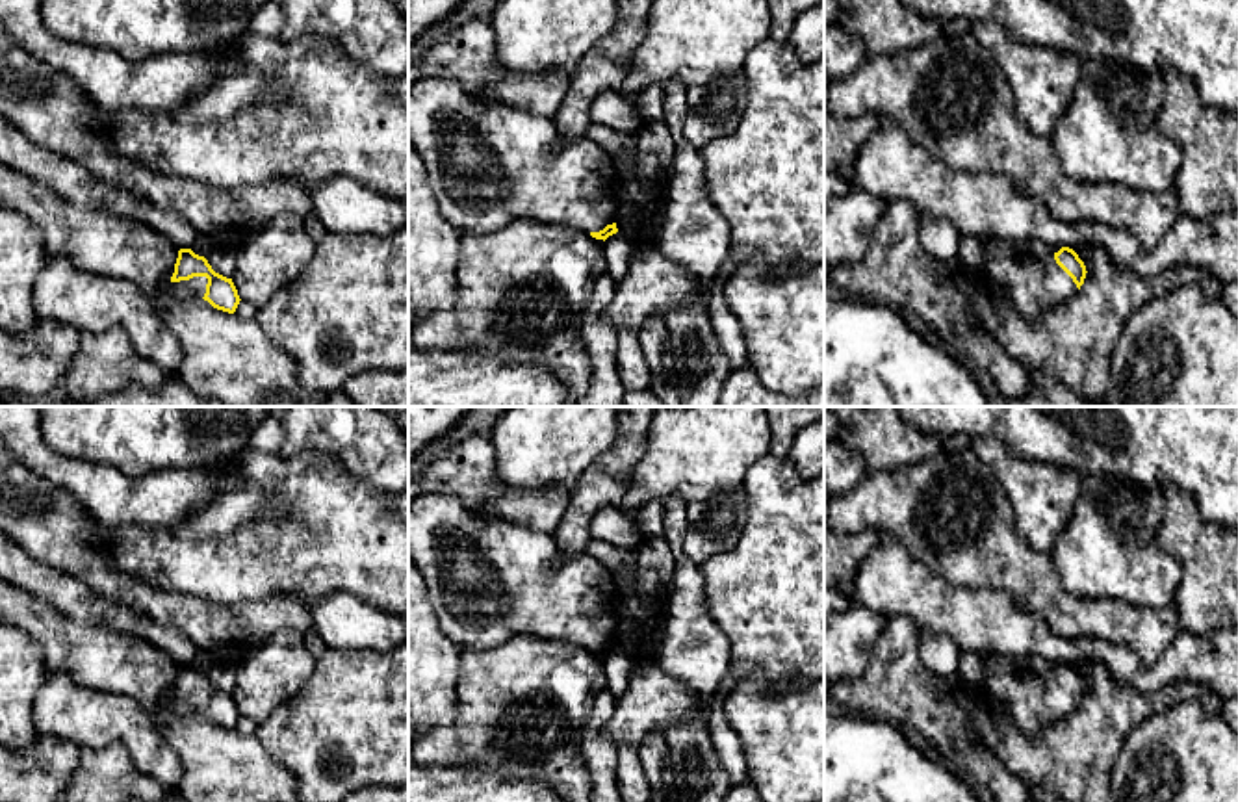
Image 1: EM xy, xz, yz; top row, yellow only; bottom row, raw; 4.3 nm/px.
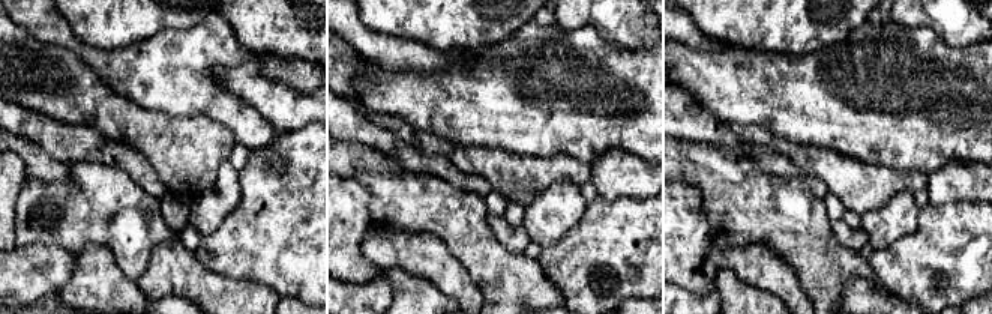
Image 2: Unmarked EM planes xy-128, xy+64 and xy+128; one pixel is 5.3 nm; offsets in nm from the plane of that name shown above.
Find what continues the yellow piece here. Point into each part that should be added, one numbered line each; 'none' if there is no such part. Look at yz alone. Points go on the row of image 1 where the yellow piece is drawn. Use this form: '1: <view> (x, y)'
1: yz (1029, 271)

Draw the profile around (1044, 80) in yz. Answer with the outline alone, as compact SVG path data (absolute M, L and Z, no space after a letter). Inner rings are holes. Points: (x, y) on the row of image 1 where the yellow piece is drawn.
M995 20L971 22L971 33L997 59L1021 123L1032 134L1051 137L1075 95L1082 59L1060 48L1021 43Z

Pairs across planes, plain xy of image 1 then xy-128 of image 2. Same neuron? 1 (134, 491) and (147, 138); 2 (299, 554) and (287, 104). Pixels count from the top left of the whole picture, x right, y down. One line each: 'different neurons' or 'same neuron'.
1: different neurons
2: same neuron

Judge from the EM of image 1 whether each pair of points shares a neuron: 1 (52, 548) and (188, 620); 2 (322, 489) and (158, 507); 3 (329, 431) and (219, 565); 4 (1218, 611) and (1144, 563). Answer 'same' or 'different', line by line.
1: same
2: different
3: different
4: different

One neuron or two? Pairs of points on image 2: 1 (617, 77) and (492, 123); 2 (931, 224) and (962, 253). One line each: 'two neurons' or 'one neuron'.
1: one neuron
2: one neuron

